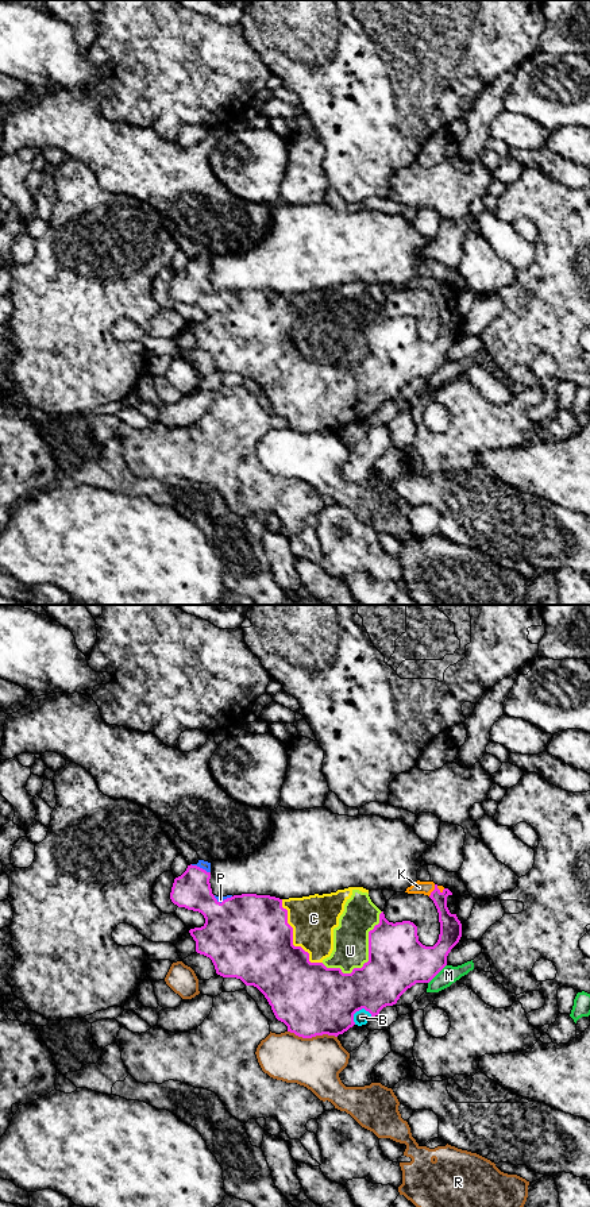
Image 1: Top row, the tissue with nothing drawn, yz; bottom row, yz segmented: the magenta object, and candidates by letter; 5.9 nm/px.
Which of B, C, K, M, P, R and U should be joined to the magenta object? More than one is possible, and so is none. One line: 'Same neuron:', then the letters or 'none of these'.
Same neuron: B, C, K, P, U

